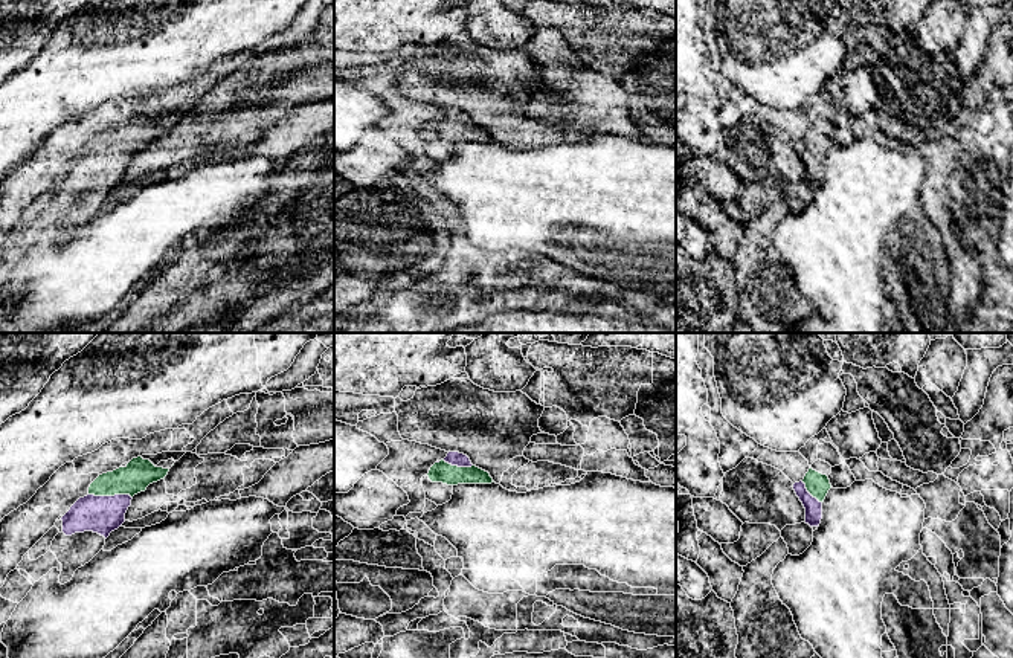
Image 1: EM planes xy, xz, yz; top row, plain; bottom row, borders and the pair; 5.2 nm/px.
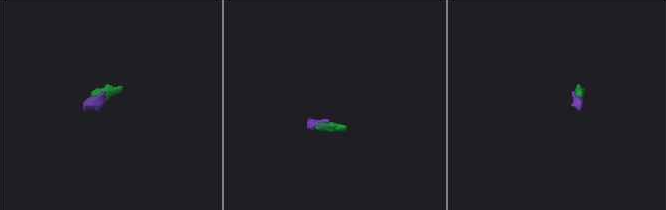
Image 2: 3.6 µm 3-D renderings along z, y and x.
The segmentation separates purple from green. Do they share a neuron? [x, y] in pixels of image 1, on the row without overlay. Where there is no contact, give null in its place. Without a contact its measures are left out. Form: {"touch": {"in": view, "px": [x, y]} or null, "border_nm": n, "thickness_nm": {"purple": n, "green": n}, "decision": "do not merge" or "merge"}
{"touch": {"in": "xy", "px": [110, 154]}, "border_nm": 240, "thickness_nm": {"purple": 200, "green": 160}, "decision": "merge"}

